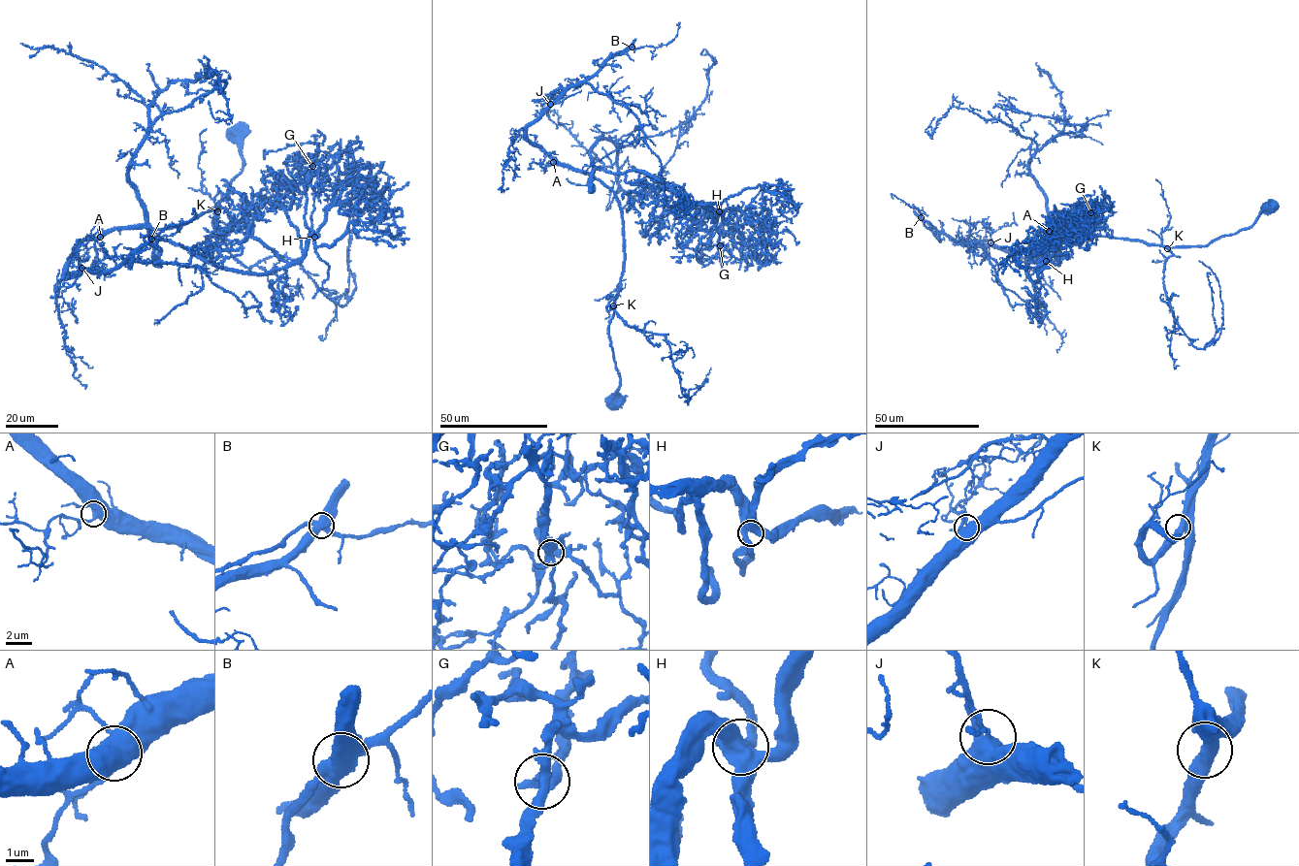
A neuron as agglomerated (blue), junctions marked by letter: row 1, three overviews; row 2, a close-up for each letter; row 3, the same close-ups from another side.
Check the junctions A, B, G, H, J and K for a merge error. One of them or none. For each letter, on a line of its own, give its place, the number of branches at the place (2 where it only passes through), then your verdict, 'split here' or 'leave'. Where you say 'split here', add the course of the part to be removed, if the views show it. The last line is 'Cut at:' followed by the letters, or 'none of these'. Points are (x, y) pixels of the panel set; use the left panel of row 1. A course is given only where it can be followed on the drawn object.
A: place (100, 237); branches 3; leave
B: place (151, 239); branches 4; split here; course (151, 239), (170, 225), (189, 222), (195, 214), (194, 208), (192, 214)
G: place (312, 166); branches 4; leave
H: place (314, 237); branches 4; leave
J: place (81, 268); branches 3; leave
K: place (217, 211); branches 3; leave
Cut at: B

